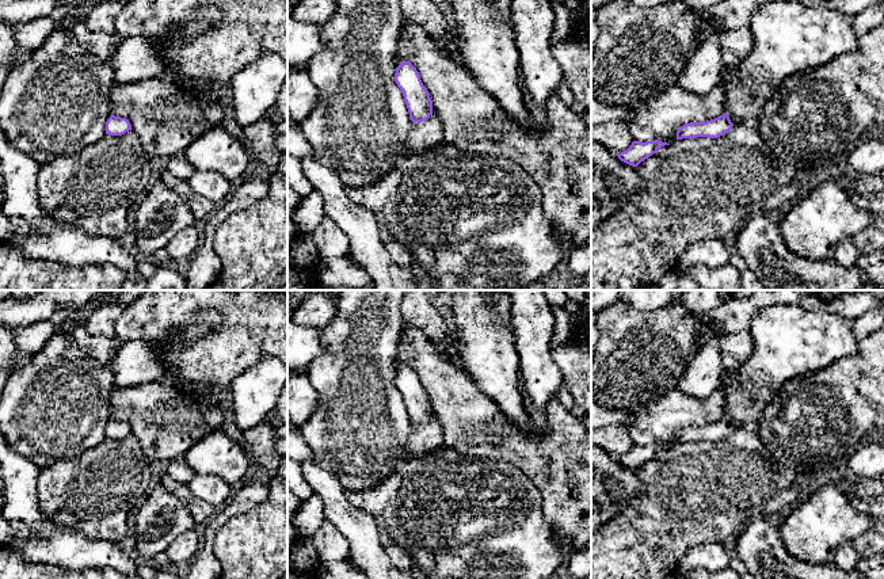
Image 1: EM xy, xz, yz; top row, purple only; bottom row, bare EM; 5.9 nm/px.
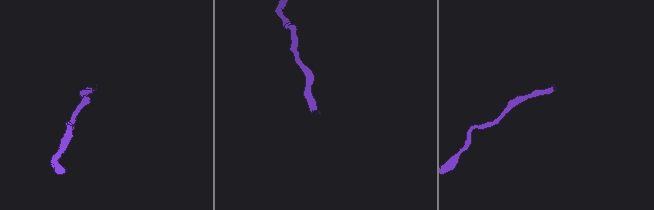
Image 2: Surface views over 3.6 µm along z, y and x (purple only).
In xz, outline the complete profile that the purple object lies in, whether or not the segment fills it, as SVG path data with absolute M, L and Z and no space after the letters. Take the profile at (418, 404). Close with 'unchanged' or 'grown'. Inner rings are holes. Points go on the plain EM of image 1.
M404 365L396 372L395 385L403 396L409 423L412 426L428 423L433 418L433 404L419 376L409 365Z; unchanged

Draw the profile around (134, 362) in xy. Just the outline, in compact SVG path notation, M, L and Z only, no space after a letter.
M138 340L121 343L114 350L110 367L114 374L114 389L160 381L167 370L164 348Z

